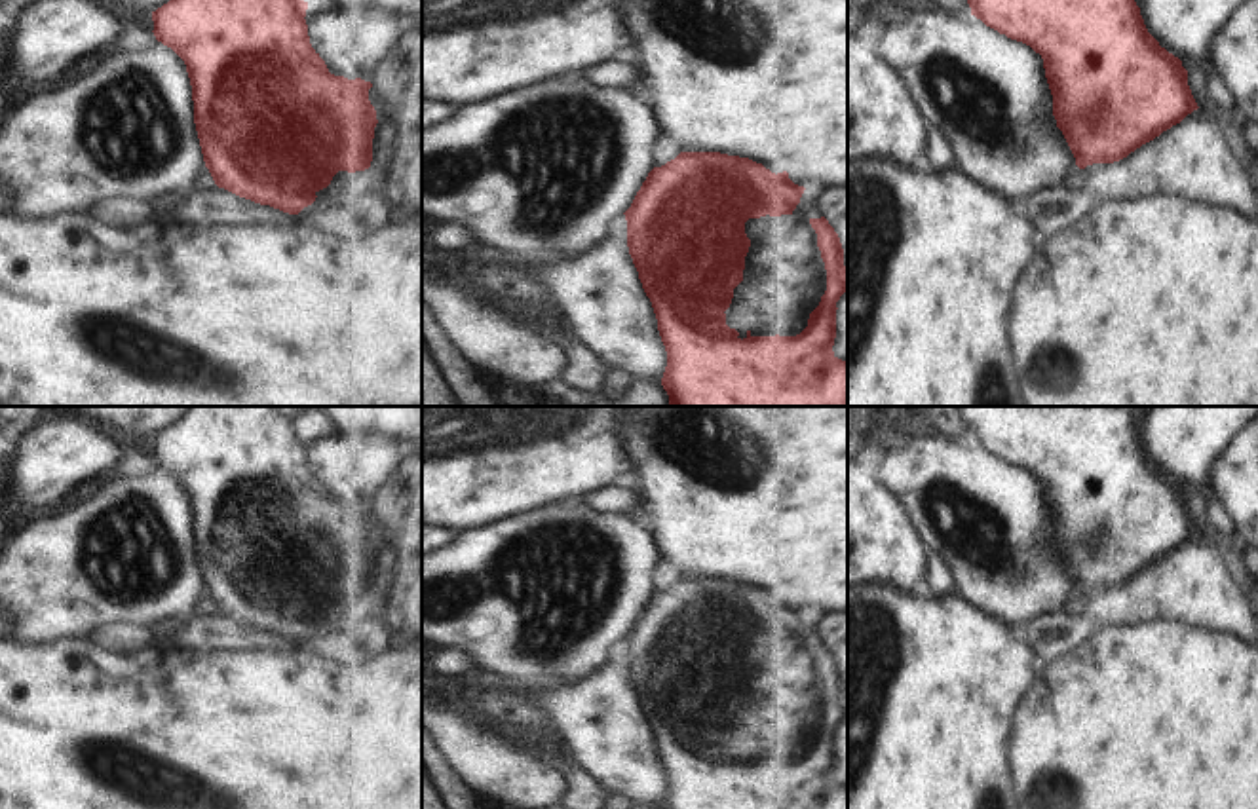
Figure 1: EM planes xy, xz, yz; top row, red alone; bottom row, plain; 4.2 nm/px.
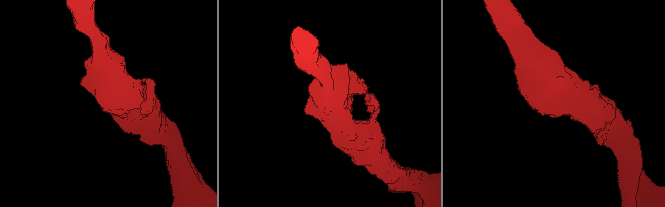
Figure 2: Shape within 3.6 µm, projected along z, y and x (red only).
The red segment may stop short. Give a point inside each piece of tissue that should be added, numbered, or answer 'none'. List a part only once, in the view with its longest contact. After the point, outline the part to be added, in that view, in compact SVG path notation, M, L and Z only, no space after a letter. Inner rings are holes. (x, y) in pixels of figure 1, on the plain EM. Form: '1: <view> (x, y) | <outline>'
none

